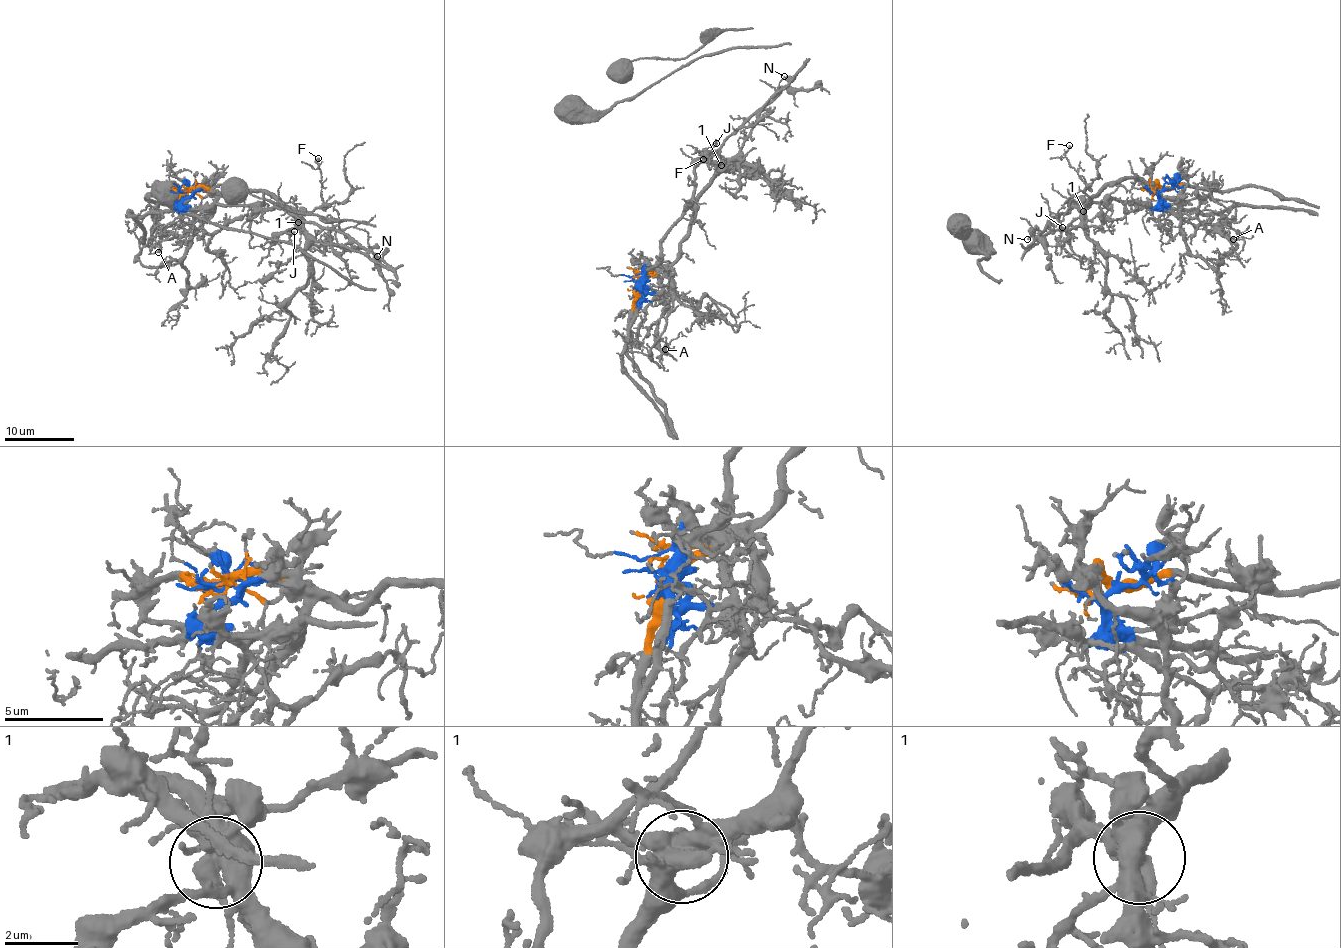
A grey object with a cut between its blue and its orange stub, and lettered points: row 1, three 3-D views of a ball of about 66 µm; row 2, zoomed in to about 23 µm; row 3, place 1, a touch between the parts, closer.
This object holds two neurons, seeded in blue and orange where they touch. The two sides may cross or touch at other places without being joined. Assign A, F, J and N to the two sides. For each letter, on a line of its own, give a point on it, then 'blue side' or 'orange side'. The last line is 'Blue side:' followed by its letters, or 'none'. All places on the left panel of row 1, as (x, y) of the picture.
A: at (158, 252); blue side
F: at (318, 158); orange side
J: at (294, 231); orange side
N: at (377, 256); blue side
Blue side: A, N

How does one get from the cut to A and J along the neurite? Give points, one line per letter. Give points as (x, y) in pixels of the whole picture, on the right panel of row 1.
A: (1163, 189), (1154, 209), (1195, 226), (1225, 223), (1237, 232), (1232, 238)
J: (1162, 189), (1159, 181), (1151, 186), (1132, 177), (1119, 178), (1100, 189), (1066, 230), (1062, 226)

